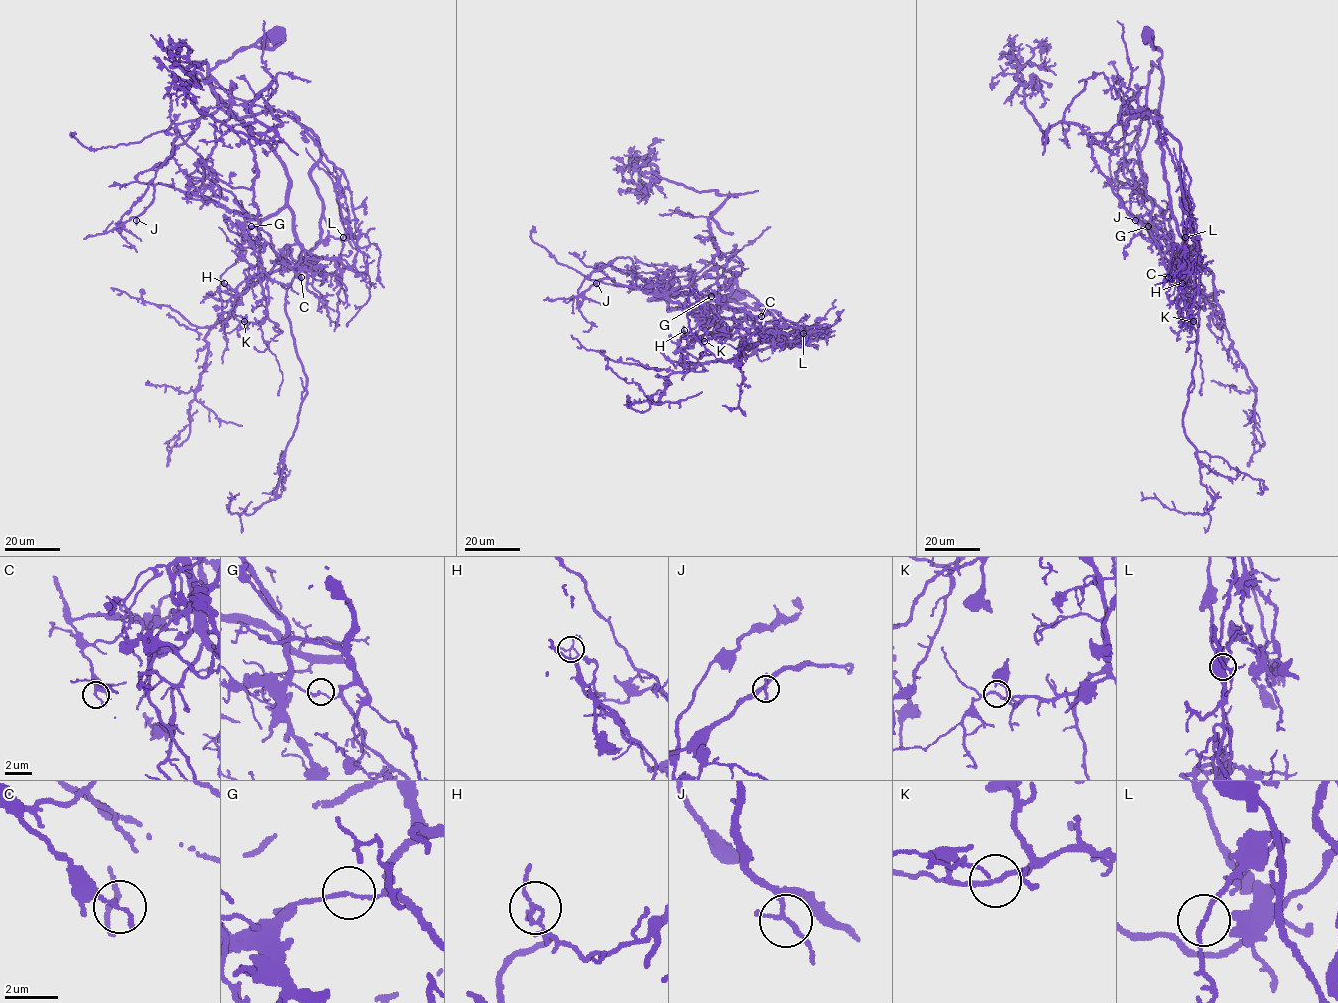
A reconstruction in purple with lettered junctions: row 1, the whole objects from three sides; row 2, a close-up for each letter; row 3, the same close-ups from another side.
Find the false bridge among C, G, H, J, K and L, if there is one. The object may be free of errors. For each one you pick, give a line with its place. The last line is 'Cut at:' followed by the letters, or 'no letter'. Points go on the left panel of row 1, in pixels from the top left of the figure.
G: place (251, 226)
Cut at: G

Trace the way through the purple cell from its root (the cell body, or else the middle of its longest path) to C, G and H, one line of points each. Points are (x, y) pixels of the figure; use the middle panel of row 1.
C: (736, 295), (724, 294), (696, 309), (669, 309), (742, 310), (763, 334), (766, 330), (750, 314), (761, 316)
G: (736, 295), (724, 294), (696, 309), (648, 300), (678, 296), (665, 286), (665, 291), (700, 300), (711, 296)
H: (736, 295), (696, 309), (669, 309), (725, 307), (748, 314), (710, 319), (719, 326), (716, 335), (684, 330)

